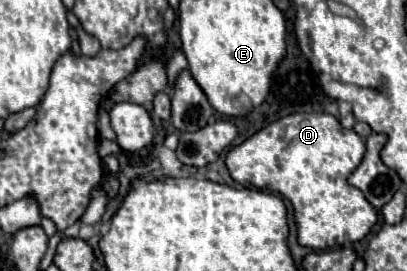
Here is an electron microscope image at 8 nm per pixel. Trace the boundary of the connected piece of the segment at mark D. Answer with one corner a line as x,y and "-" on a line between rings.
312,112
312,114
290,114
272,122
270,126
256,132
252,138
232,148
226,158
226,166
232,178
240,184
252,184
256,188
280,192
286,196
296,212
298,224
298,242
312,250
326,250
342,246
344,242
362,240
372,226
378,222
376,208
364,198
364,194
348,184
348,176
354,172
358,162
362,162
366,148
362,138
354,130
342,128
336,116

